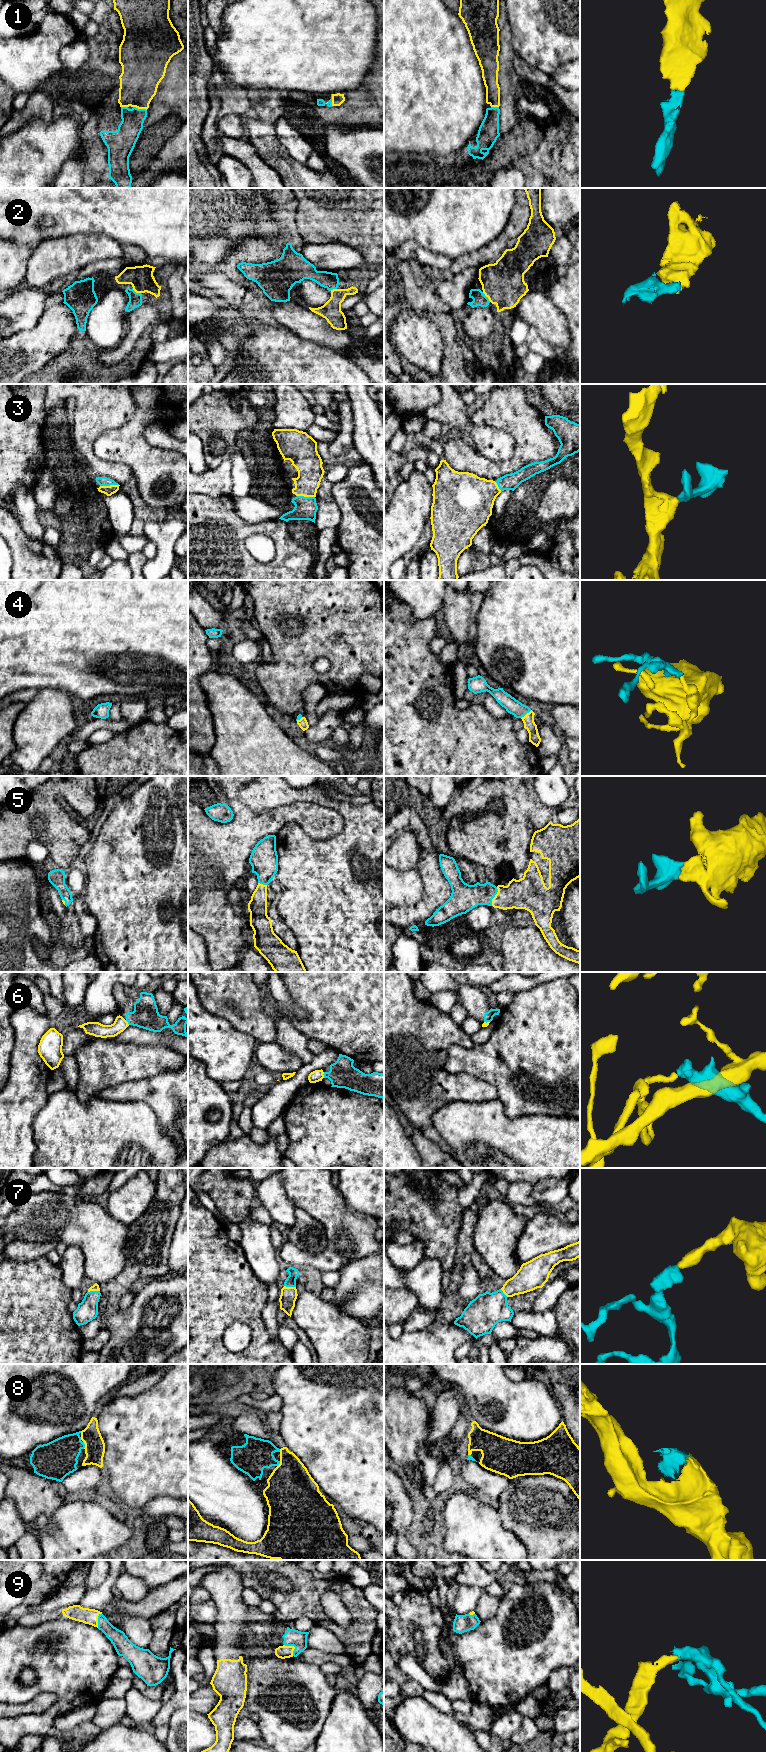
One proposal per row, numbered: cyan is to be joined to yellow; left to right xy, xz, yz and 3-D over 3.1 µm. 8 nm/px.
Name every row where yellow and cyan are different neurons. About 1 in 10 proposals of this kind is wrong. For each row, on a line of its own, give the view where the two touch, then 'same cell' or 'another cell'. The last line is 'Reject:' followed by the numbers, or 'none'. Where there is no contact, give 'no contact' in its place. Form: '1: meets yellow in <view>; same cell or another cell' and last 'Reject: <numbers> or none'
1: meets yellow in xy; same cell
2: meets yellow in yz; same cell
3: meets yellow in xy; same cell
4: meets yellow in yz; same cell
5: meets yellow in yz; same cell
6: meets yellow in xz; another cell
7: meets yellow in xy; same cell
8: meets yellow in xy; same cell
9: meets yellow in xz; same cell
Reject: 6

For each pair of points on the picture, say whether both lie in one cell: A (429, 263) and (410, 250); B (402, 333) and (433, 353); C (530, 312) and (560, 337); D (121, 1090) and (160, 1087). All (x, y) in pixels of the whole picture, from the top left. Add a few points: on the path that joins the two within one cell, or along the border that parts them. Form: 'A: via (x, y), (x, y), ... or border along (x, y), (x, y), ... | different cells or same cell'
A: via (424, 258), (415, 252) | same cell
B: via (410, 333), (425, 347) | same cell
C: via (537, 314), (553, 330) | same cell
D: via (131, 1090), (146, 1090), (150, 1088) | same cell

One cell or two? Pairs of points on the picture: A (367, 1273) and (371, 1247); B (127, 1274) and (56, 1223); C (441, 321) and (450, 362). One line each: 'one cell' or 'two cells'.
A: two cells
B: two cells
C: one cell

